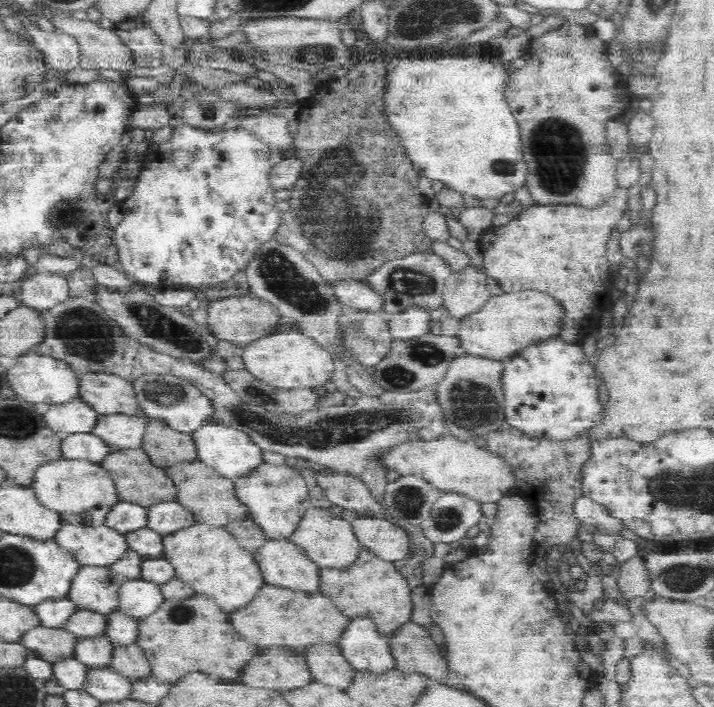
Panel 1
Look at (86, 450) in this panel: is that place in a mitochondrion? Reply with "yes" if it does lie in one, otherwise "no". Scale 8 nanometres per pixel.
no

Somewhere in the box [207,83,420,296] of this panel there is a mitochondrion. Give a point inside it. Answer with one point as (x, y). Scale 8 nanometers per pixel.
(337, 205)

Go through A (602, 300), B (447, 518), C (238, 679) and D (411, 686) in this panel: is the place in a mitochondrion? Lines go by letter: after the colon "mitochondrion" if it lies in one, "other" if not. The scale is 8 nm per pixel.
A: other
B: mitochondrion
C: other
D: other

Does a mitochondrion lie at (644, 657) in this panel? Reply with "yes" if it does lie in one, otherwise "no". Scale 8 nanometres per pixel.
no

